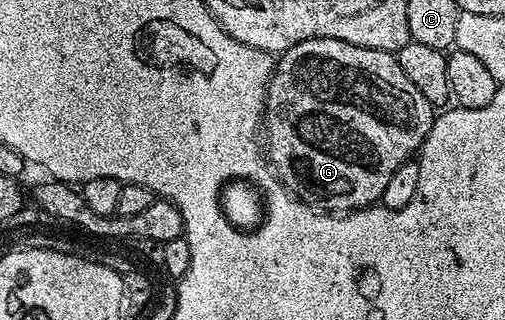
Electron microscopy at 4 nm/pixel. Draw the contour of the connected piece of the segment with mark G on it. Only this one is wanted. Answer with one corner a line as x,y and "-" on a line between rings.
312,38
311,40
305,40
300,42
296,46
292,46
288,51
281,53
277,57
274,65
274,72
270,75
270,81
266,87
266,111
262,114
261,127
264,129
264,155
268,161
269,167
272,169
273,175
277,178
285,187
287,193
293,194
300,200
305,200
307,204
311,206
317,206
322,210
329,210
335,214
341,214
343,212
355,212
358,208
368,208
377,205
382,199
384,194
384,186
388,186
388,181
391,180
392,174
396,174
396,170
400,168
405,160
411,159
421,149
423,142
428,138
428,134
432,130
434,125
434,118
436,115
435,105
428,102
428,98
424,98
424,94
420,94
420,90
416,90
416,86
412,86
411,80
408,78
408,74
404,74
404,70
400,70
400,62
397,55
392,52
385,52
384,50
376,50
375,48
369,48
368,46
356,46
352,42
340,42
340,38

